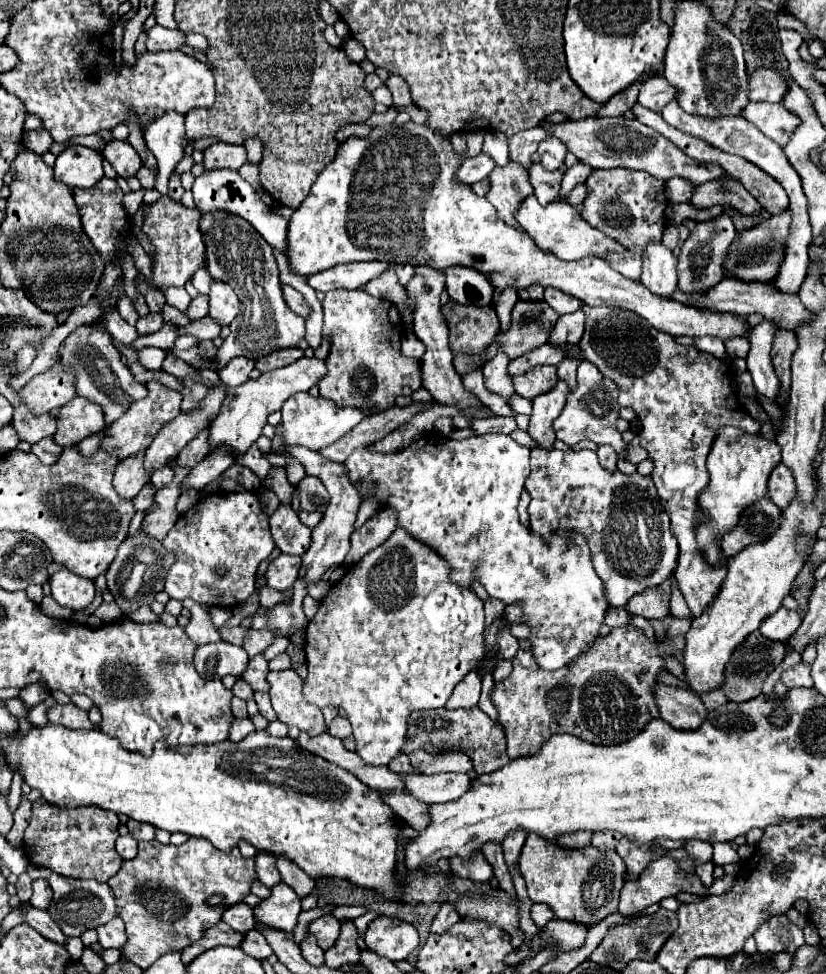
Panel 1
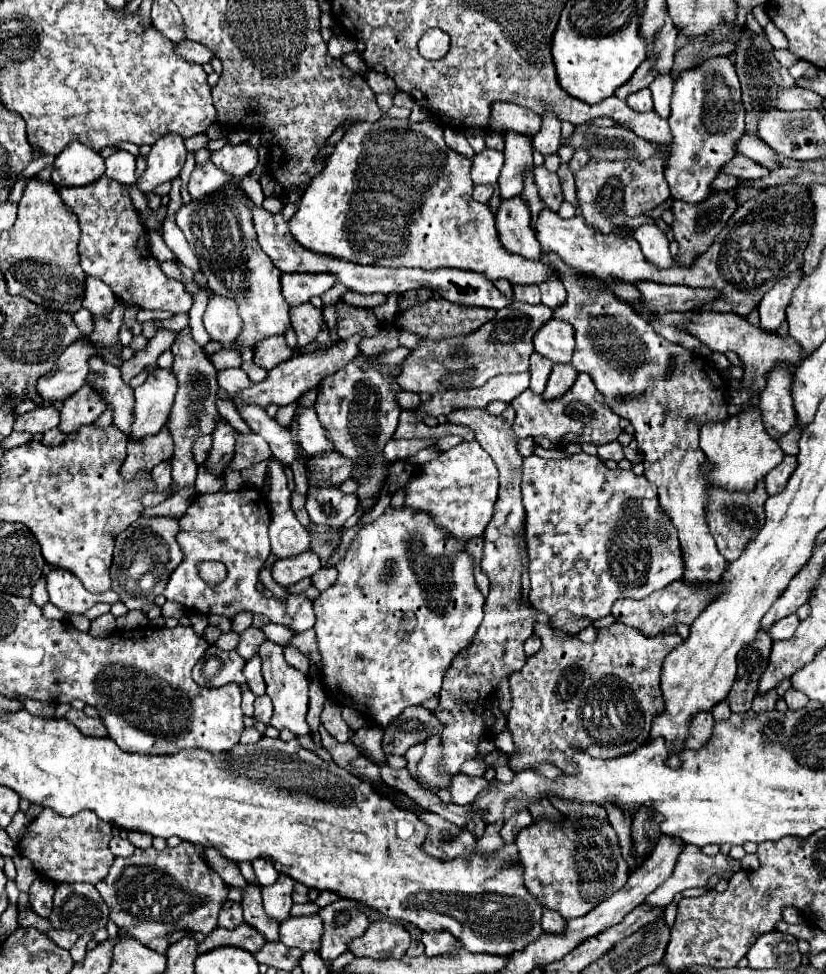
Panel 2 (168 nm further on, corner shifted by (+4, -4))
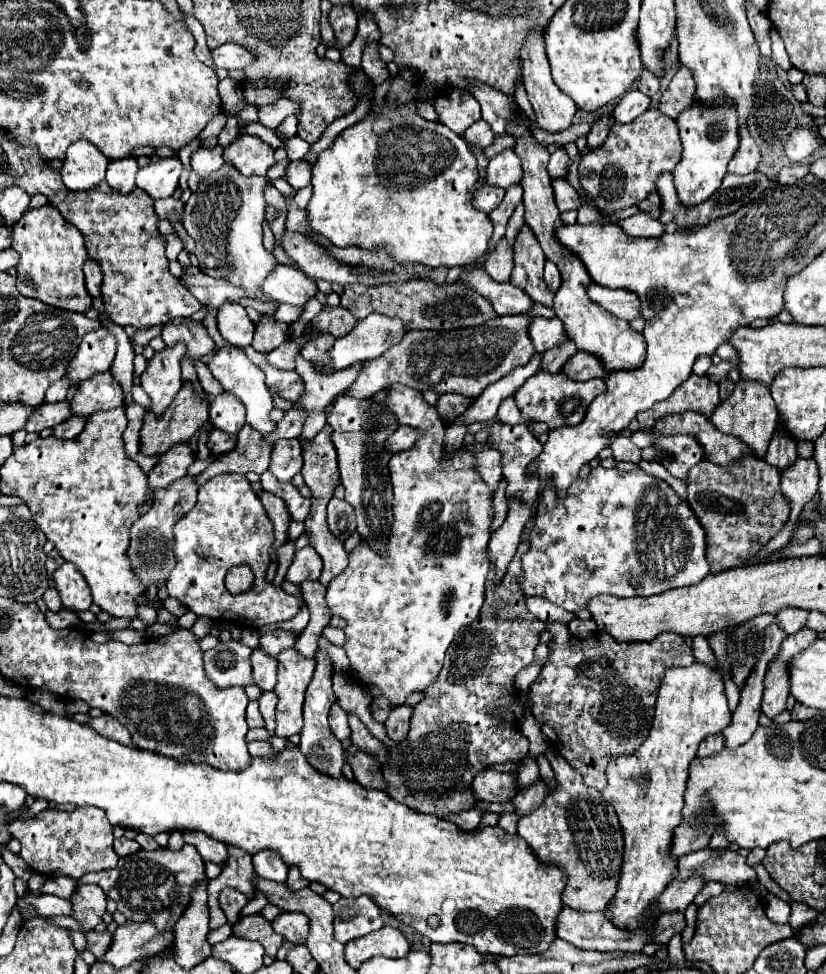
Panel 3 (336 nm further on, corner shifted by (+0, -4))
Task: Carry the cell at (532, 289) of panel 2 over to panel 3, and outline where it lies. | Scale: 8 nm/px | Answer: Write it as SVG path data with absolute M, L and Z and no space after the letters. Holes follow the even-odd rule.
M527 224L521 226L513 250L515 268L511 274L511 284L521 288L533 302L543 302L543 306L551 306L553 294L547 290L547 286L543 286L543 266L547 260Z

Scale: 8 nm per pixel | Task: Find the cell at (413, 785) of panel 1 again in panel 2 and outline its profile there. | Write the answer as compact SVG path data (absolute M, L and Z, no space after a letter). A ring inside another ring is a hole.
M457 774L451 780L449 792L451 792L455 804L471 804L471 802L475 802L475 798L479 794L483 794L483 790L487 790L487 786L489 786L489 782L485 778Z

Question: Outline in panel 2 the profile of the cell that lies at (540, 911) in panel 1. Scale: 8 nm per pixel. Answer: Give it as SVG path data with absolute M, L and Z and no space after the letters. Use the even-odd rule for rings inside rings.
M545 910L541 918L541 926L547 934L561 934L565 930L565 920L563 916L555 914L555 910Z

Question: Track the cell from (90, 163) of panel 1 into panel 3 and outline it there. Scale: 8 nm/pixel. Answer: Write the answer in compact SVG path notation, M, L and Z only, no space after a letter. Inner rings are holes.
M73 142L61 168L63 184L69 190L89 190L105 178L107 164L109 158L89 142Z

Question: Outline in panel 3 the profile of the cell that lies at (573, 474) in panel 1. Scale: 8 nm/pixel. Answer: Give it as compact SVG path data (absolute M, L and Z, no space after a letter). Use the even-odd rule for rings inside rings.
M597 466L589 478L577 478L565 498L553 486L543 488L535 530L531 532L531 550L522 556L523 580L519 583L525 596L541 596L569 612L579 612L587 610L589 600L601 594L617 598L655 596L671 588L697 584L711 572L705 546L705 532L693 510L665 480L649 476L643 470L621 472Z

